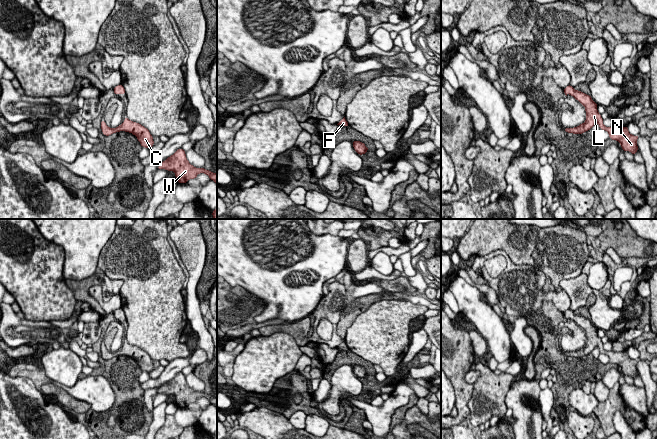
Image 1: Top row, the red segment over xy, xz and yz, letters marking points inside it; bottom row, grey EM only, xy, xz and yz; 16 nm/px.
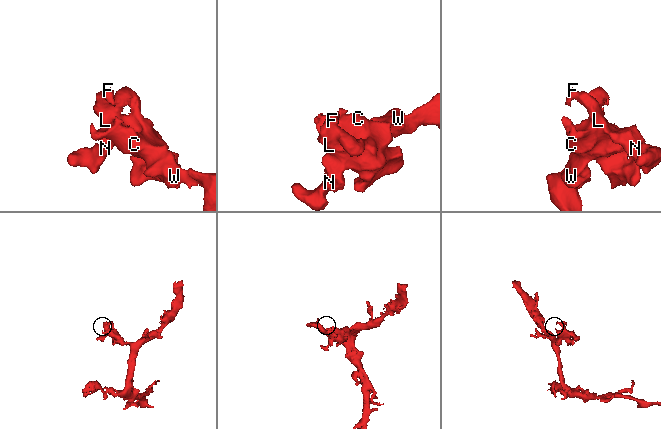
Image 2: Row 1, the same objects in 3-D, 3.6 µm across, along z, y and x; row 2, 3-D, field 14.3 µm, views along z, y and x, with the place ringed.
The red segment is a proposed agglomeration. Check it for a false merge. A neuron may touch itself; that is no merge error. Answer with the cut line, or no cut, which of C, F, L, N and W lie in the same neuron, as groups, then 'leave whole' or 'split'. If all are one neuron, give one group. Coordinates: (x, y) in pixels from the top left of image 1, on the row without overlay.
cut none; groups C F L N W; leave whole

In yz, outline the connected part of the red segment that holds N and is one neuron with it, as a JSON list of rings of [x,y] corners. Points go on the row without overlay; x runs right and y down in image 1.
[[[568,309],[563,313],[565,319],[570,318],[576,324],[578,324],[586,335],[586,344],[574,352],[564,352],[564,355],[573,358],[582,358],[590,353],[597,347],[602,354],[606,354],[609,357],[609,361],[612,364],[616,364],[620,367],[623,375],[629,375],[633,379],[638,375],[637,363],[639,359],[631,359],[627,350],[620,352],[606,351],[603,348],[603,343],[597,334],[598,328],[595,327],[590,319],[587,319],[581,315],[575,314],[571,309]]]

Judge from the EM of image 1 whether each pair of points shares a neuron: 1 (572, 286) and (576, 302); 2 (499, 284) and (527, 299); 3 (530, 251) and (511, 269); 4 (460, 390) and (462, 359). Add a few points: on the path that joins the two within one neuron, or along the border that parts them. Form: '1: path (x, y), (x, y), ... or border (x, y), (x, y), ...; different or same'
1: path (573, 290), (576, 298); same
2: path (506, 285), (514, 286), (520, 292); same
3: border (508, 257), (516, 264), (531, 264), (539, 269); different
4: path (460, 382), (460, 367); same

